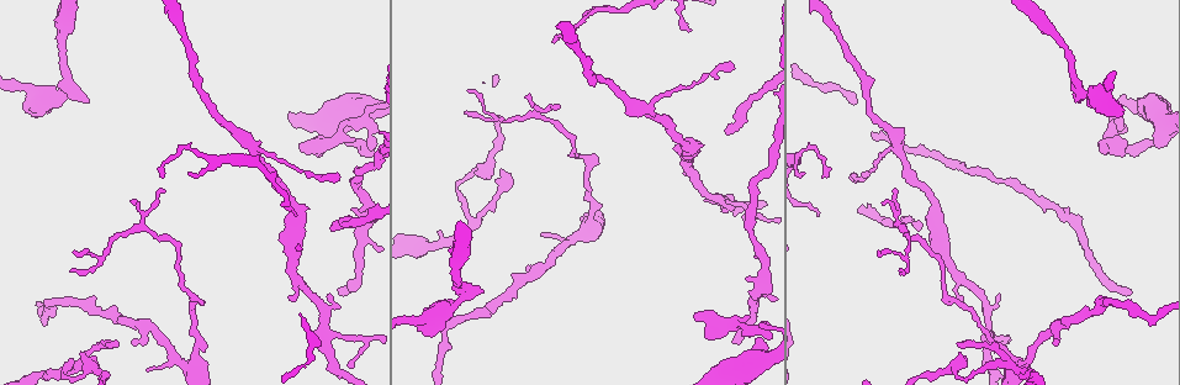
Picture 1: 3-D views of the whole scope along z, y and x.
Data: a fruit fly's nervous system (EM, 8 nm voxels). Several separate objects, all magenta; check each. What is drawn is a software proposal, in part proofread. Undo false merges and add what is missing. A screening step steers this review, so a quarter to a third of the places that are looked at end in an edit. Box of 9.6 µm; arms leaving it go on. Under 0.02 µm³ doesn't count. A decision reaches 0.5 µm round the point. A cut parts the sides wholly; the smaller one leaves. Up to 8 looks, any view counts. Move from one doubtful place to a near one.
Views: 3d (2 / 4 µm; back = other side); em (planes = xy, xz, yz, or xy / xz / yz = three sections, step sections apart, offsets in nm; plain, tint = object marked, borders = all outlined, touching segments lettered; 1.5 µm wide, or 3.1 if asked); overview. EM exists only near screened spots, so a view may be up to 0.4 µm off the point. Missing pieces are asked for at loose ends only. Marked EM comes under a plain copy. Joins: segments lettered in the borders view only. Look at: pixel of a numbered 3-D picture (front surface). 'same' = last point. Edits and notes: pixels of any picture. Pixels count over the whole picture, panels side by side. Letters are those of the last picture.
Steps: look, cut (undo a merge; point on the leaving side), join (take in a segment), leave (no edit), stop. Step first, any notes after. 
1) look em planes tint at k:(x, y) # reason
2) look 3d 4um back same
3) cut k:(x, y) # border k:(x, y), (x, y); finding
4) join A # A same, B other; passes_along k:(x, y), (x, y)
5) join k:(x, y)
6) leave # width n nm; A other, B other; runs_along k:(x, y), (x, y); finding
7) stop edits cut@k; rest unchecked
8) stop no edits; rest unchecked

look 3d 4um at 1:(86, 102) # an open end

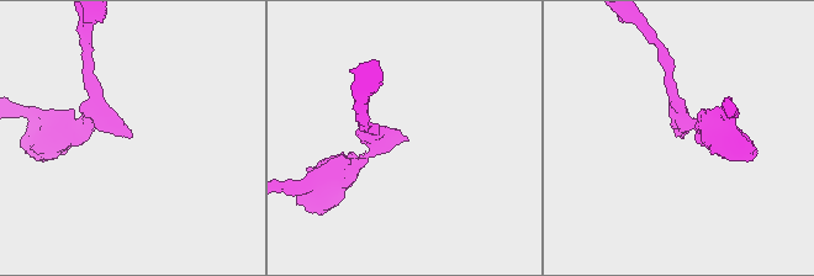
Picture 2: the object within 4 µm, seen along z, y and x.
look em planes borders at 2:(130, 136) # arm_widths 170, 200 nm; shape alone is not enough

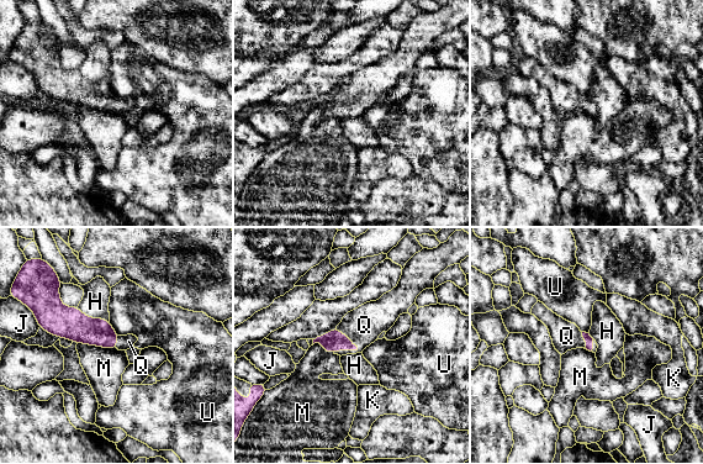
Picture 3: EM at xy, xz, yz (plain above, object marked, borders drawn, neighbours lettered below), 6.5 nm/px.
join Q # longest_contact M 260 nm; H other, J other, K other, M other, Q same, U other; it goes on there

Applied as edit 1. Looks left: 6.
look 3d 2um at 1:(693, 317) # free end

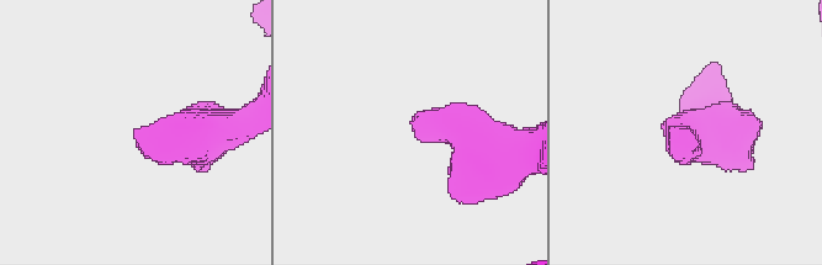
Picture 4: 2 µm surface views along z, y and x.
look em planes borders at 4:(133, 128) # shape alone is not enough

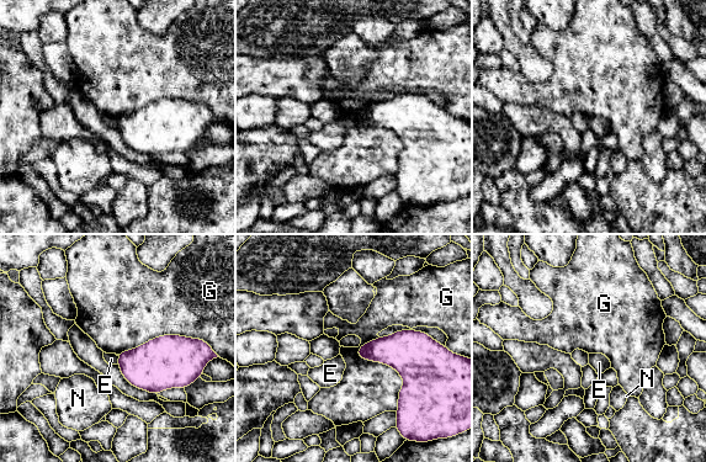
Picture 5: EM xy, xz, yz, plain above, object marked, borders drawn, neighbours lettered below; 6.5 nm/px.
leave # width 150 nm; E other, G other, N other; border 5:(378, 336), (397, 410); no lettered segment goes on from it

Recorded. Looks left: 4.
look 3d 4um at 1:(104, 341) # free end

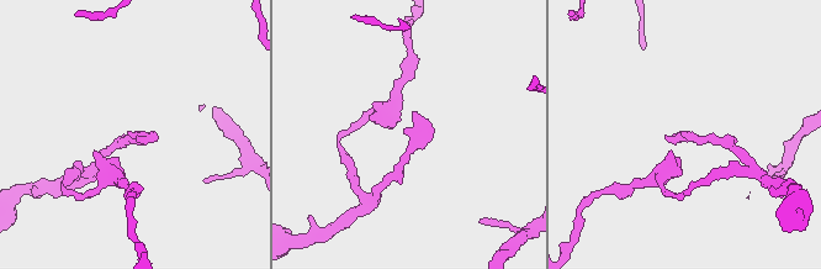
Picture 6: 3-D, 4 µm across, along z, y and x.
look em planes borders at 6:(665, 134)

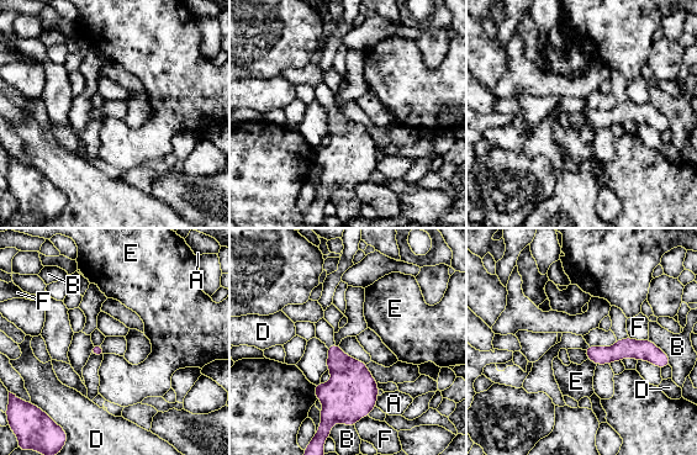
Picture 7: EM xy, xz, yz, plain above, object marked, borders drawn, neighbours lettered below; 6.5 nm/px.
leave # A other, B other, D other, E other, F other; no lettered segment goes on from it

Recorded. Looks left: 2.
look em yz step 4 borders at 1:(341, 292) # an open end

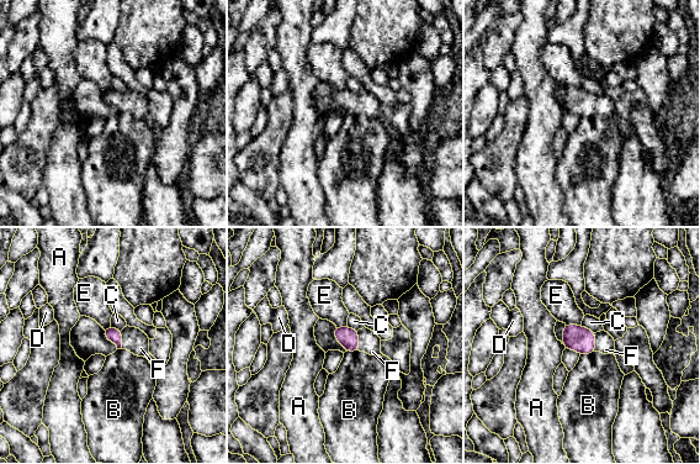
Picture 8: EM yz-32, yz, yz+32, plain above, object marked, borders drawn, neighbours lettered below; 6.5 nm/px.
join F # longest_contact F 140 nm; A other, B other, C other, D other, E other, F same; passes_along 8:(348, 337), (358, 339), (370, 343); it goes on there

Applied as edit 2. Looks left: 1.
stop edits join@3, join@8; rest unchecked

